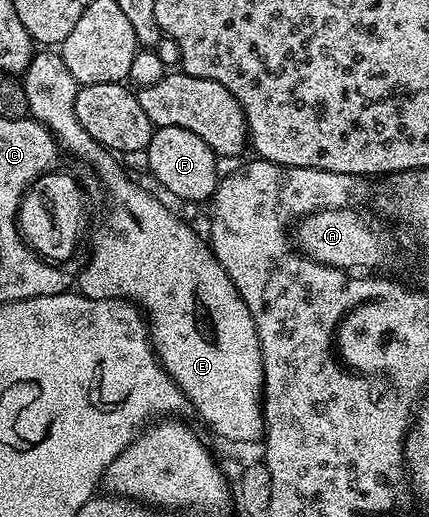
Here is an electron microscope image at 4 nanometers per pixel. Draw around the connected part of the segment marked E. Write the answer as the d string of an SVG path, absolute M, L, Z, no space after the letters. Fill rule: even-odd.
M42 48L35 53L20 81L28 96L29 117L43 122L51 134L58 139L59 147L75 154L82 162L94 169L96 177L110 195L107 196L106 215L94 234L94 251L90 263L76 278L76 286L81 294L92 300L112 300L124 298L137 304L148 319L150 341L158 355L162 367L170 373L173 382L181 387L185 399L194 405L199 416L222 438L230 442L254 442L263 437L262 385L264 384L264 364L262 349L256 332L252 312L240 296L236 284L224 272L220 260L214 258L207 239L202 238L186 222L181 222L160 199L149 194L142 186L137 186L122 171L122 166L111 151L92 140L88 132L76 120L76 96L80 89L78 82L70 75L61 53L50 48Z

